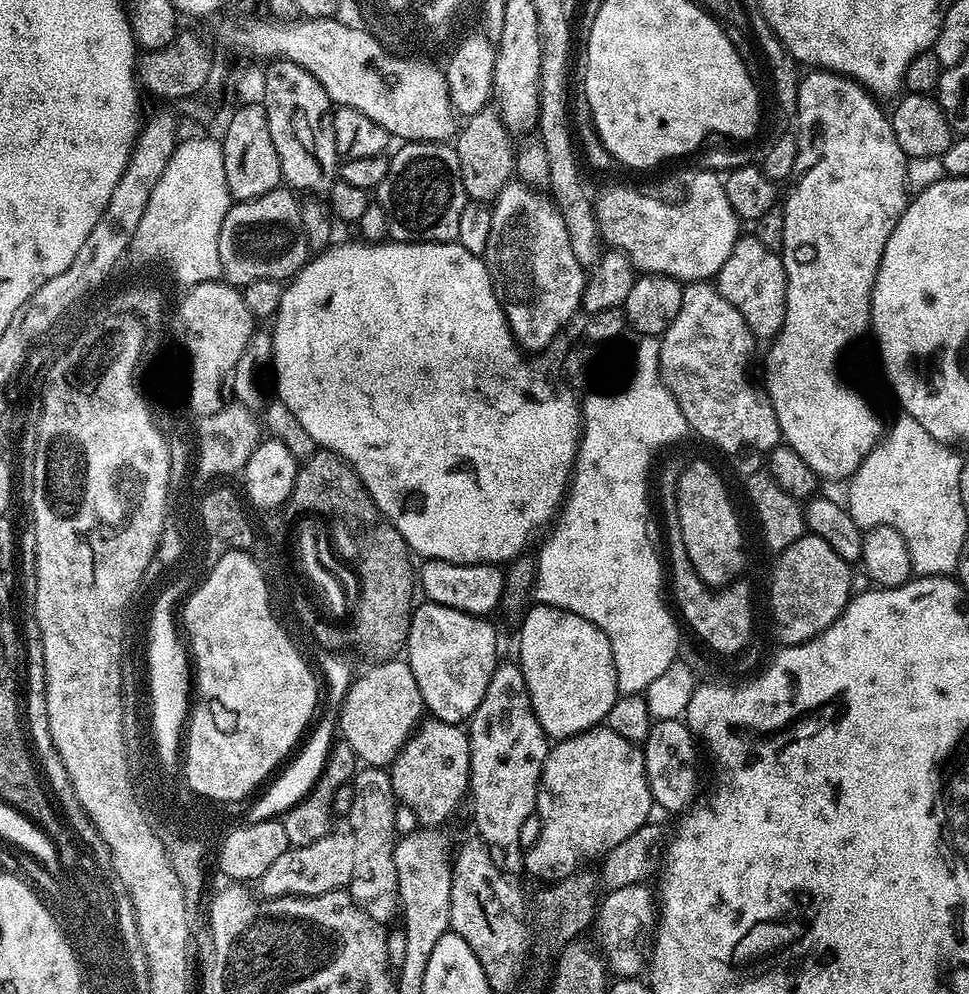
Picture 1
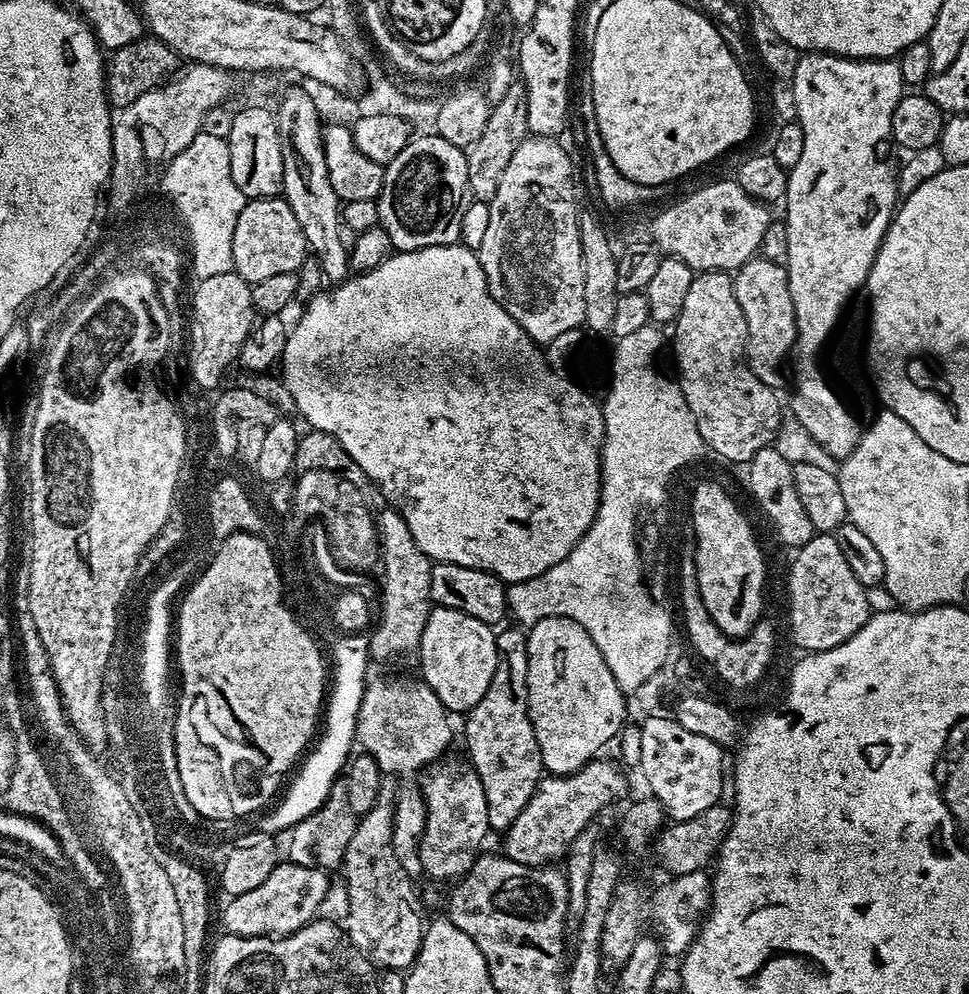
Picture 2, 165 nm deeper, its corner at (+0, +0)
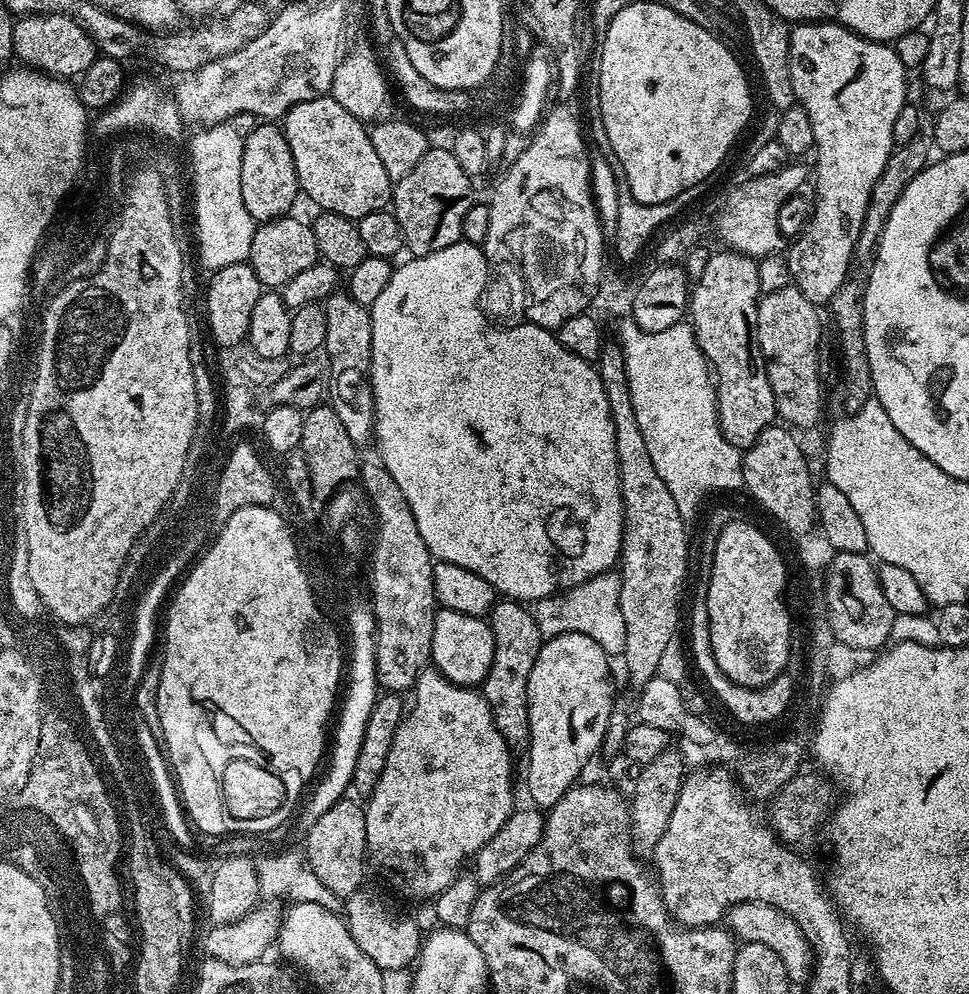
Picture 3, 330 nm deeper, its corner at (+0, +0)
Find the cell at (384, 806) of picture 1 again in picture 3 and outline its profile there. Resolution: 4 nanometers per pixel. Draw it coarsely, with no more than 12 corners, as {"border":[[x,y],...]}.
{"border":[[361,890],[347,897],[358,950],[381,972],[411,969],[421,925]]}

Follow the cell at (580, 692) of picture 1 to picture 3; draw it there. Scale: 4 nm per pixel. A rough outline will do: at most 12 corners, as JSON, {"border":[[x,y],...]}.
{"border":[[547,637],[528,683],[528,796],[553,808],[601,751],[608,653]]}

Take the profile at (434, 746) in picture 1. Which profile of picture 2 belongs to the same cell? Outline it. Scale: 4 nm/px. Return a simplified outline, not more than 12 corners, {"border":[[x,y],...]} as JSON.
{"border":[[433,763],[420,780],[425,877],[468,873],[490,829],[478,774]]}

